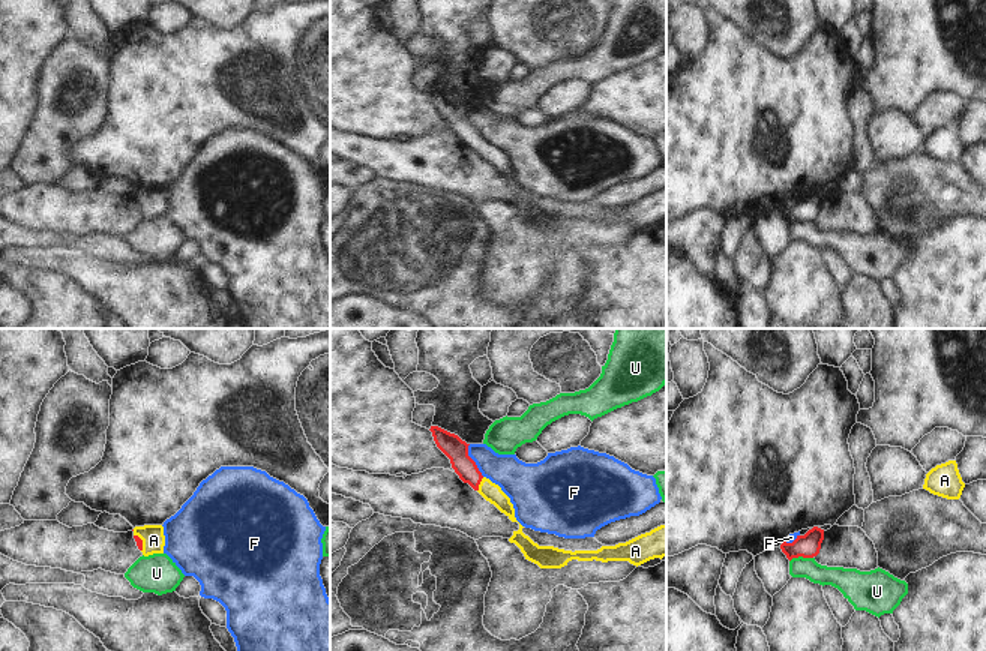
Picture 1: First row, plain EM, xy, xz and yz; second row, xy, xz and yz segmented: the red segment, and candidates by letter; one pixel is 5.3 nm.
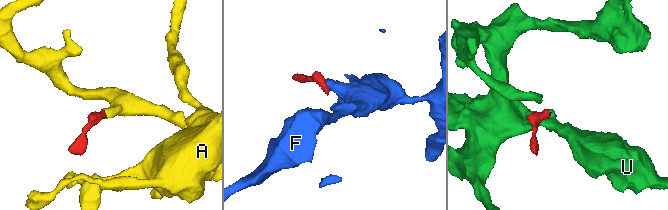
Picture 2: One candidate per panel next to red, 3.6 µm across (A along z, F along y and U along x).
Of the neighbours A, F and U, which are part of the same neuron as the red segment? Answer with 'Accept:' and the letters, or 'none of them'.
Accept: A

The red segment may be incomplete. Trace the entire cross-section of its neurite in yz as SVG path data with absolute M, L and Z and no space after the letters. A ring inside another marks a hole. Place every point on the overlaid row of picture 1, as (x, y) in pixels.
M813 526L804 536L797 536L792 543L783 542L780 549L789 561L798 556L813 558L819 554L822 540L824 530Z

